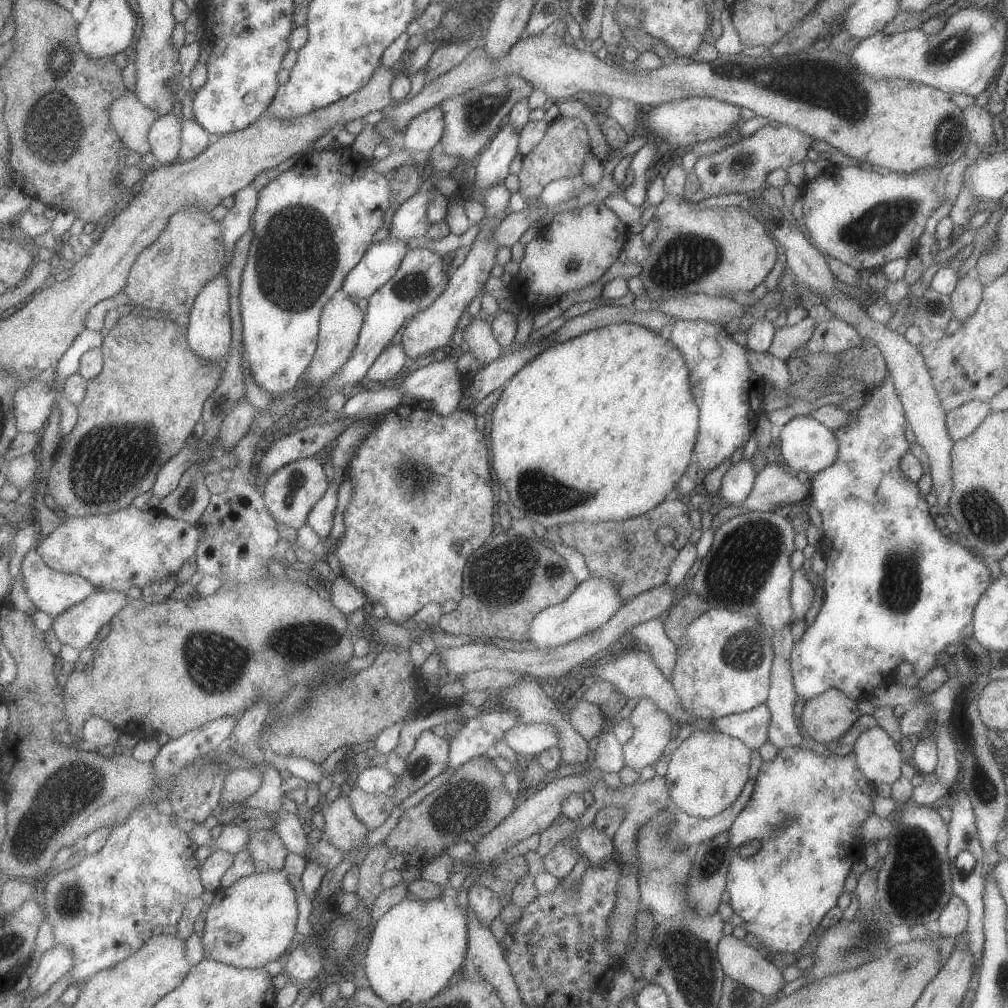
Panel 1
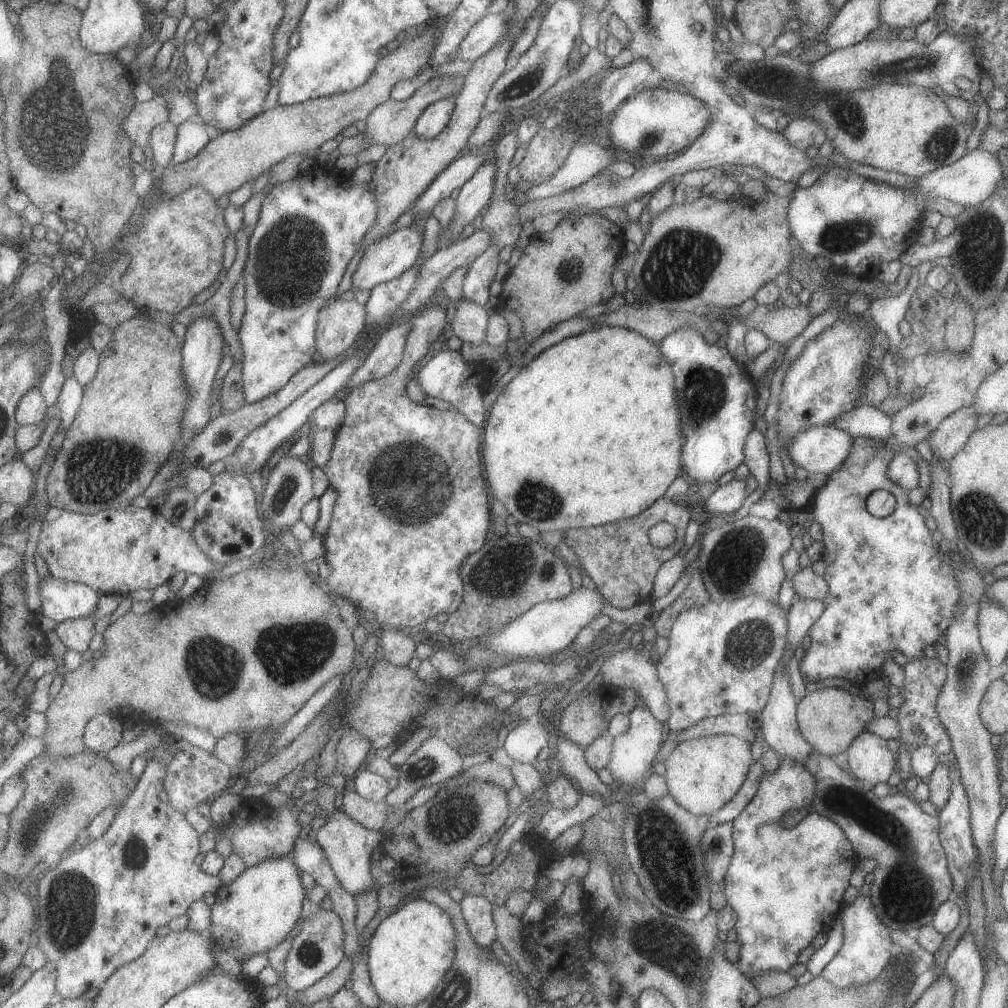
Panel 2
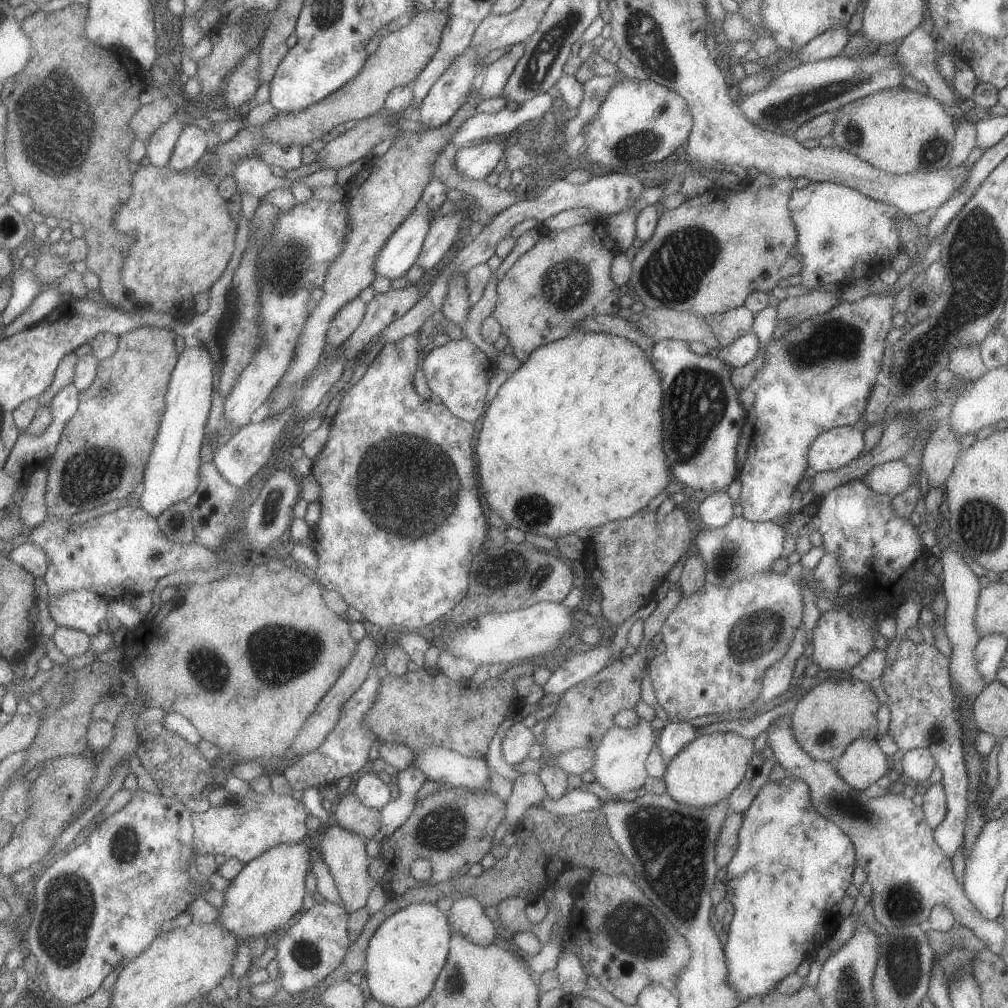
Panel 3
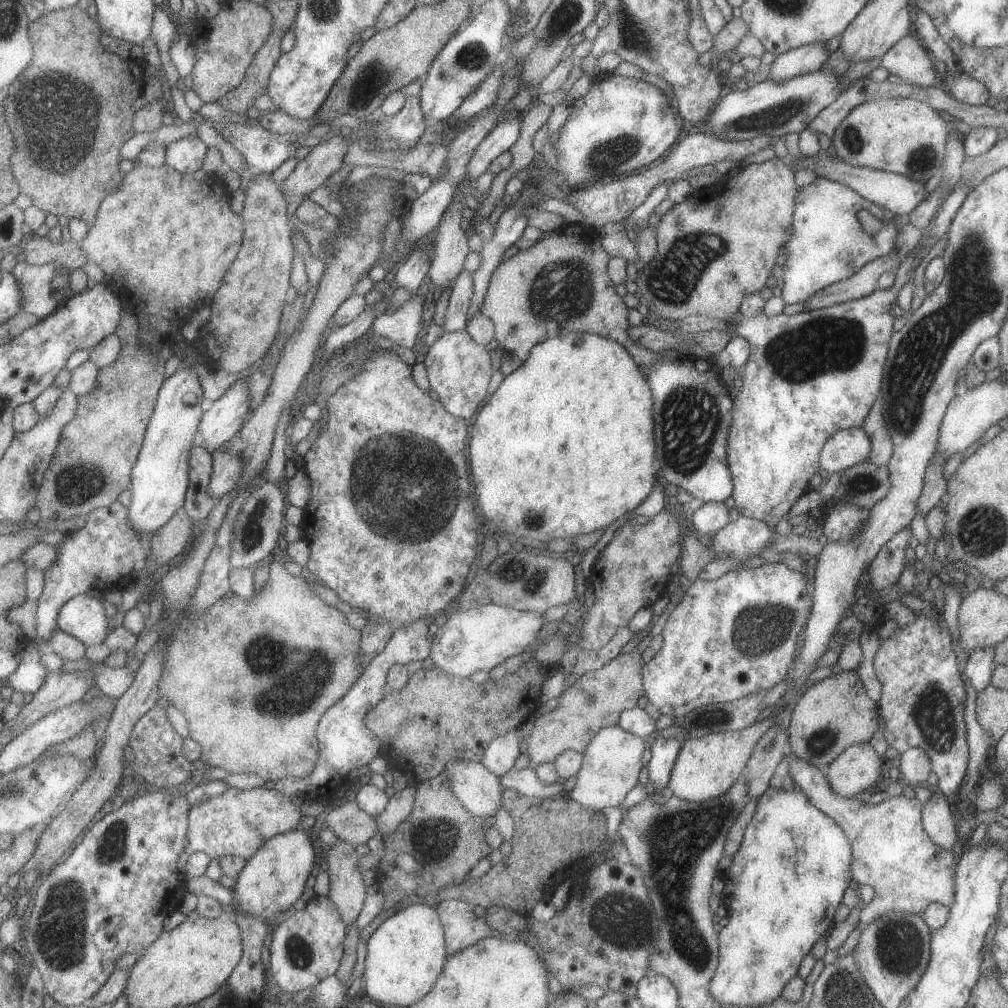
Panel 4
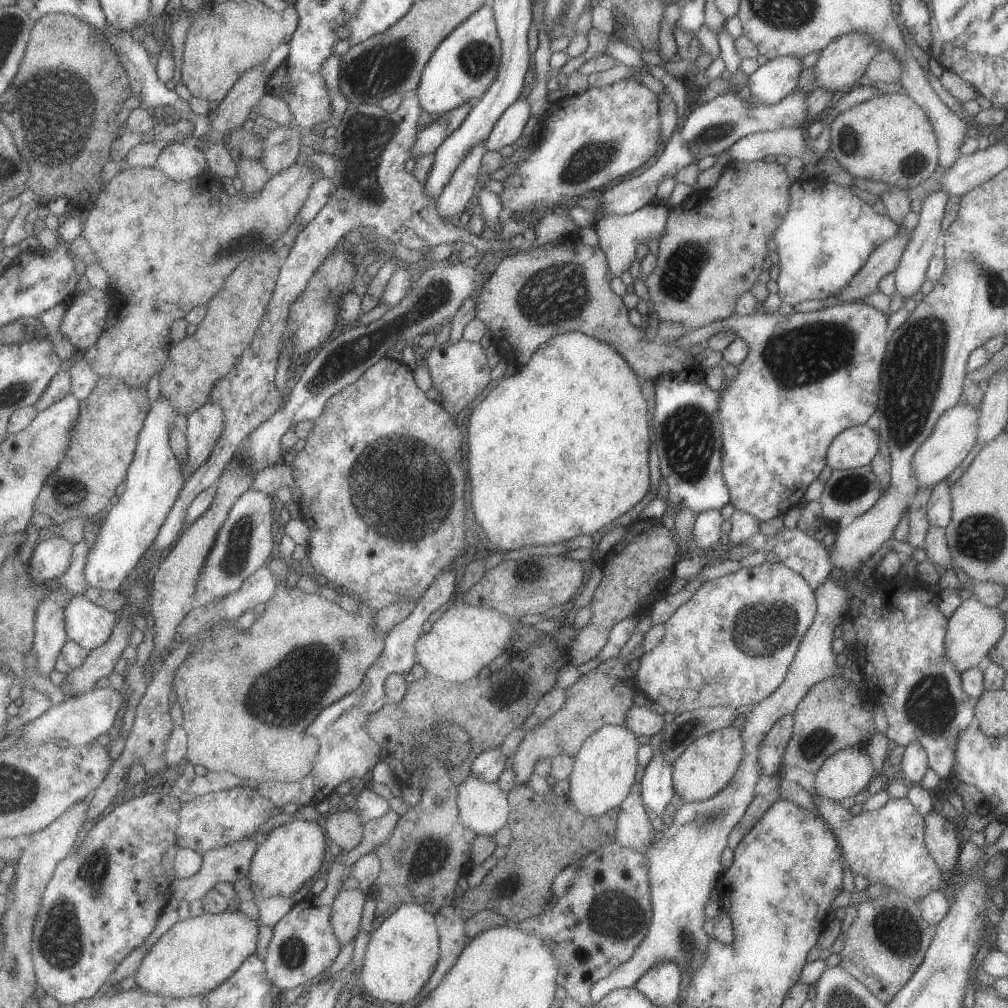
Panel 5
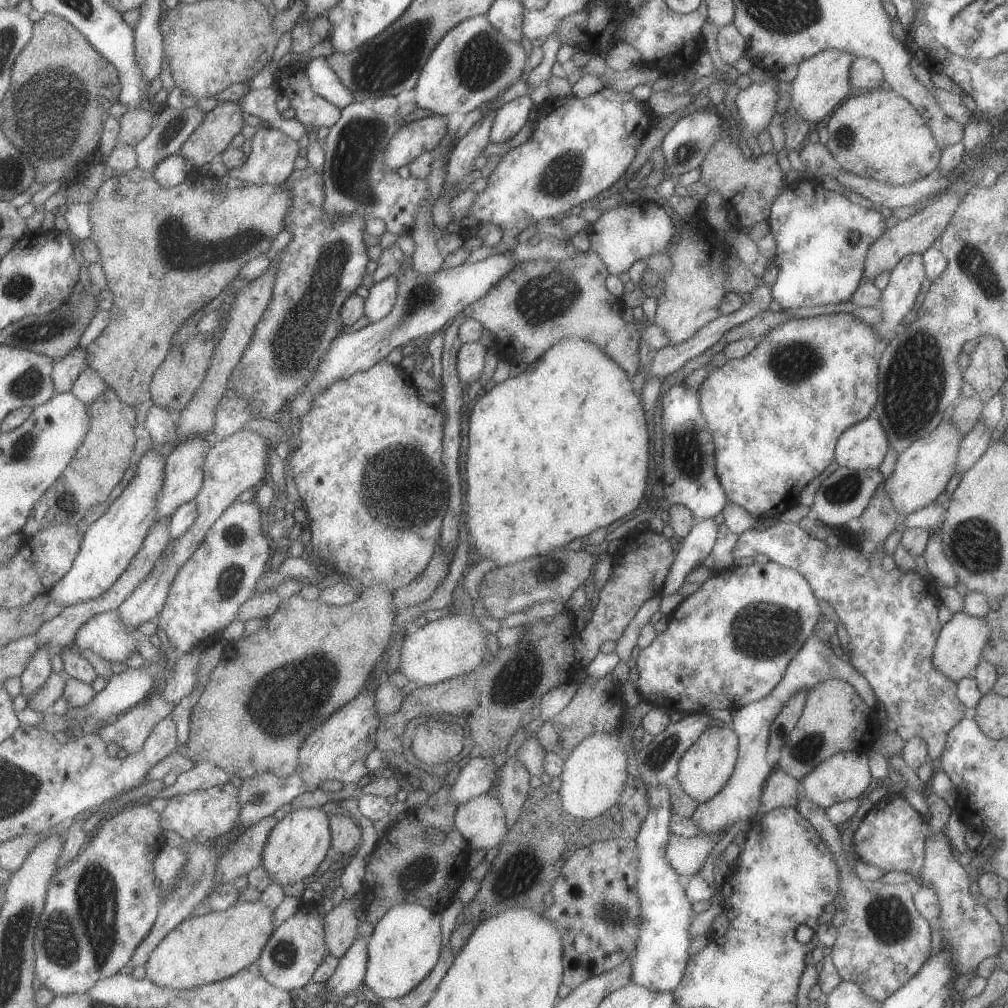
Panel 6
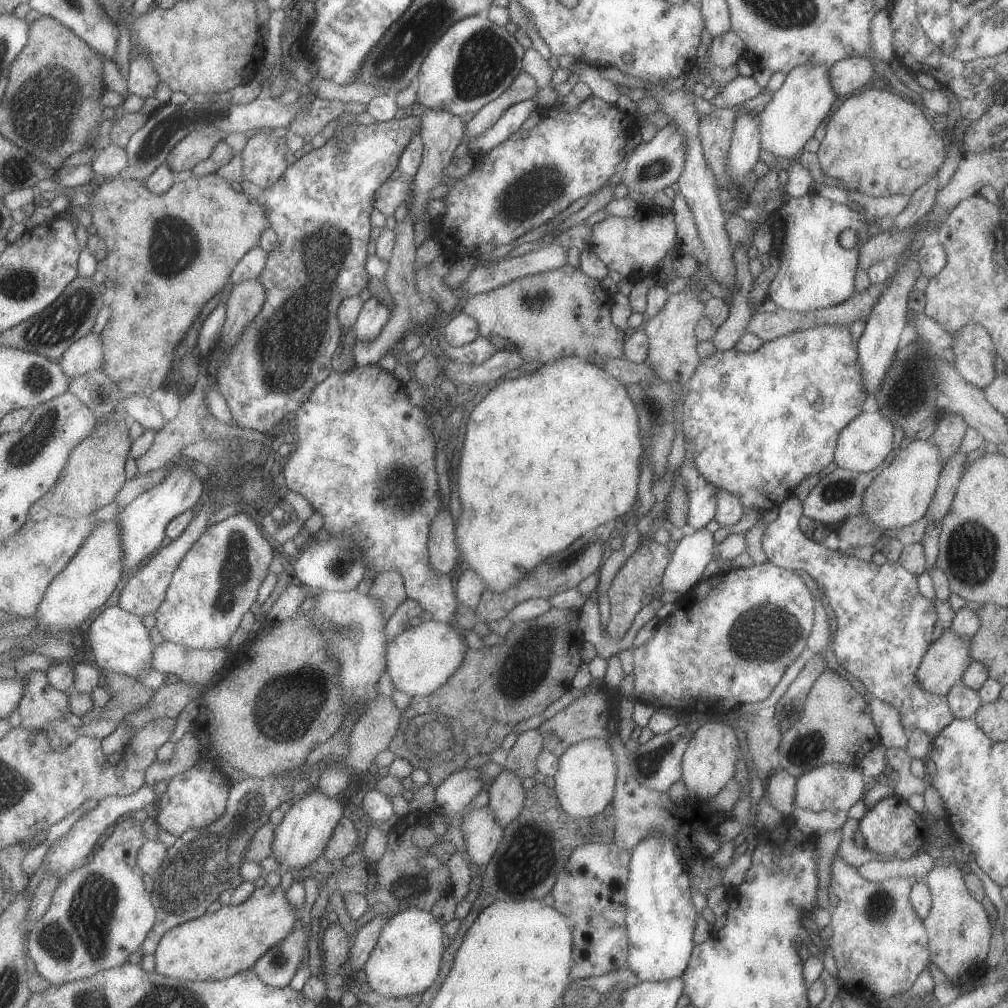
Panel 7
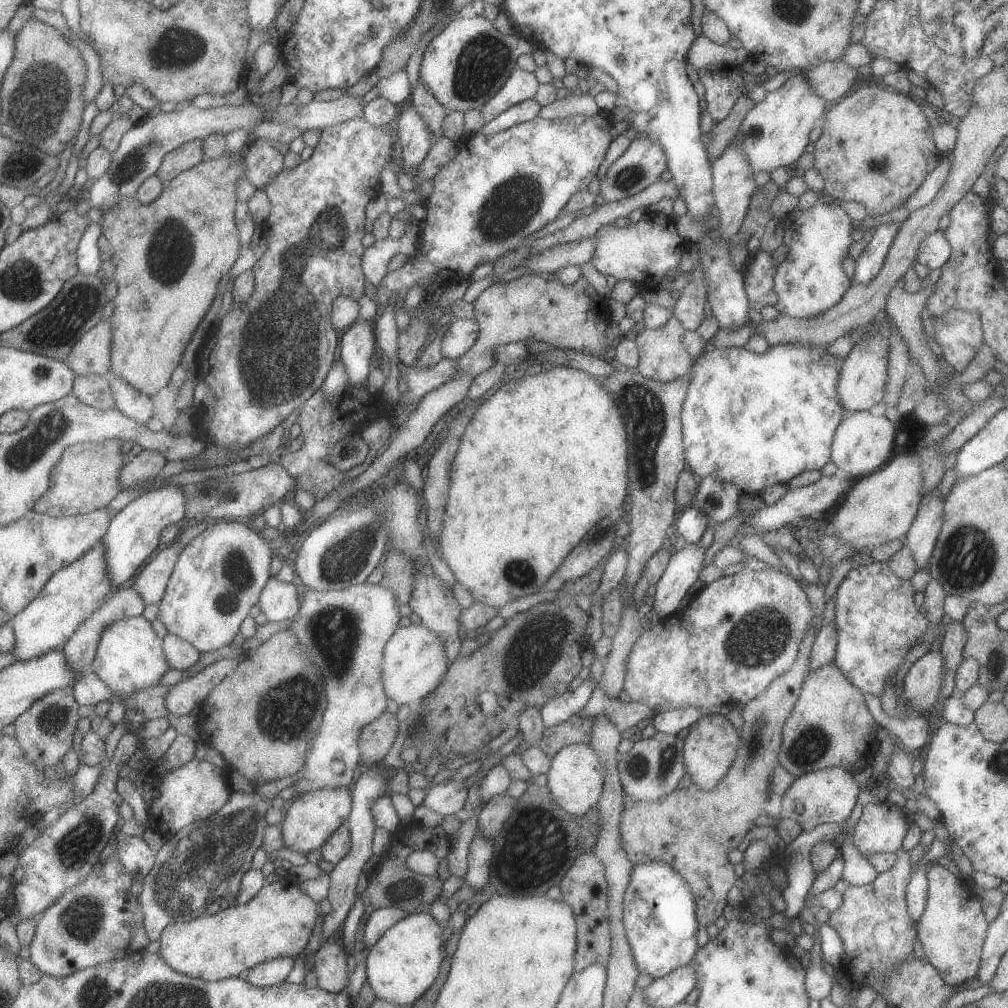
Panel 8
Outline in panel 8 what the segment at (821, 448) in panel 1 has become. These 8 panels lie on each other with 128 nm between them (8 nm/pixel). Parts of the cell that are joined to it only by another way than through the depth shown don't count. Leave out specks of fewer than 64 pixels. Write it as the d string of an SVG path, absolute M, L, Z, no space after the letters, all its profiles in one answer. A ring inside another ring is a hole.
M846 411L834 434L830 460L840 472L858 480L885 467L892 459L896 444L899 443L898 438L898 430L886 416L874 416L870 411Z

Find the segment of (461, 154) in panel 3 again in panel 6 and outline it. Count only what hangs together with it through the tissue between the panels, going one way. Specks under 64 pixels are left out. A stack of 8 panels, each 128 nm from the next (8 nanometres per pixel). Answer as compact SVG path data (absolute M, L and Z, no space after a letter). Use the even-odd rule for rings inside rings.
M524 95L506 103L499 109L491 138L493 142L502 144L509 140L517 140L518 132L528 124L534 106L536 106L534 98Z

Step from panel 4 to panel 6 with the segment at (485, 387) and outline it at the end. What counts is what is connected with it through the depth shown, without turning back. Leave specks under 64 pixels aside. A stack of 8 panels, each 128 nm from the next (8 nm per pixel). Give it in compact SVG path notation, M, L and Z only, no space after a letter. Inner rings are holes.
M479 341L463 345L459 354L458 370L460 371L460 378L466 386L478 382L484 374L488 350L488 346L484 346Z

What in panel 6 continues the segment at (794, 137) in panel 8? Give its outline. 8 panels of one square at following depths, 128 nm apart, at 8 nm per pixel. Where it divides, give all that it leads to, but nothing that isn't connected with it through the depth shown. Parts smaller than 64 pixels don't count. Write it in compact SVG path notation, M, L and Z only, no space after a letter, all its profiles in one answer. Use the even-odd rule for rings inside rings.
M830 48L802 61L798 66L798 74L790 84L792 90L790 90L788 109L794 110L798 118L808 122L811 129L814 128L814 125L822 122L838 106L838 102L842 103L850 96L853 90L850 84L850 70L852 70L852 62L858 57L846 50Z

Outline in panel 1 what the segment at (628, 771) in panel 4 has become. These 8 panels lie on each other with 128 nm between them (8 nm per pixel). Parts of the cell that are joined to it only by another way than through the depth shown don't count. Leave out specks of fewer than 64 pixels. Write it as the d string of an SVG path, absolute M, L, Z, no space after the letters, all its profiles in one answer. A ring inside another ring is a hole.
M648 698L639 700L629 719L634 736L623 746L624 762L626 766L640 771L661 758L667 746L673 743L677 730L672 718L658 710L658 706Z

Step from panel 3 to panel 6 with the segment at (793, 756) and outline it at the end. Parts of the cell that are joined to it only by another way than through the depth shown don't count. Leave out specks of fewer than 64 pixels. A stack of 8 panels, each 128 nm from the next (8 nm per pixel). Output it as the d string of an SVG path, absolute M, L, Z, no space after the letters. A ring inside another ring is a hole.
M902 791L889 792L863 816L853 835L855 858L866 864L882 868L885 873L900 870L916 876L924 868L925 843L929 834L928 818L917 811L905 799Z

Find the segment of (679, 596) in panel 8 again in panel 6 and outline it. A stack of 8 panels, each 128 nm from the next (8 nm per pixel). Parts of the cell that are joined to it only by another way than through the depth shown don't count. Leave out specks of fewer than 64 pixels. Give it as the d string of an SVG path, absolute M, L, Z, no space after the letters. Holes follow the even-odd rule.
M704 518L695 523L690 534L684 538L678 554L675 554L676 558L666 576L661 596L676 594L686 582L686 576L698 569L710 556L716 544L718 526L714 518Z

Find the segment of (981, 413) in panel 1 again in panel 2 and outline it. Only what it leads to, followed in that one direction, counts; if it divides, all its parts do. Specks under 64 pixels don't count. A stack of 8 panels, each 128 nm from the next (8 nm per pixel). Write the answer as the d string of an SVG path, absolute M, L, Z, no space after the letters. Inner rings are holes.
M972 406L946 416L928 438L932 452L936 452L944 462L949 463L976 430L979 418Z

